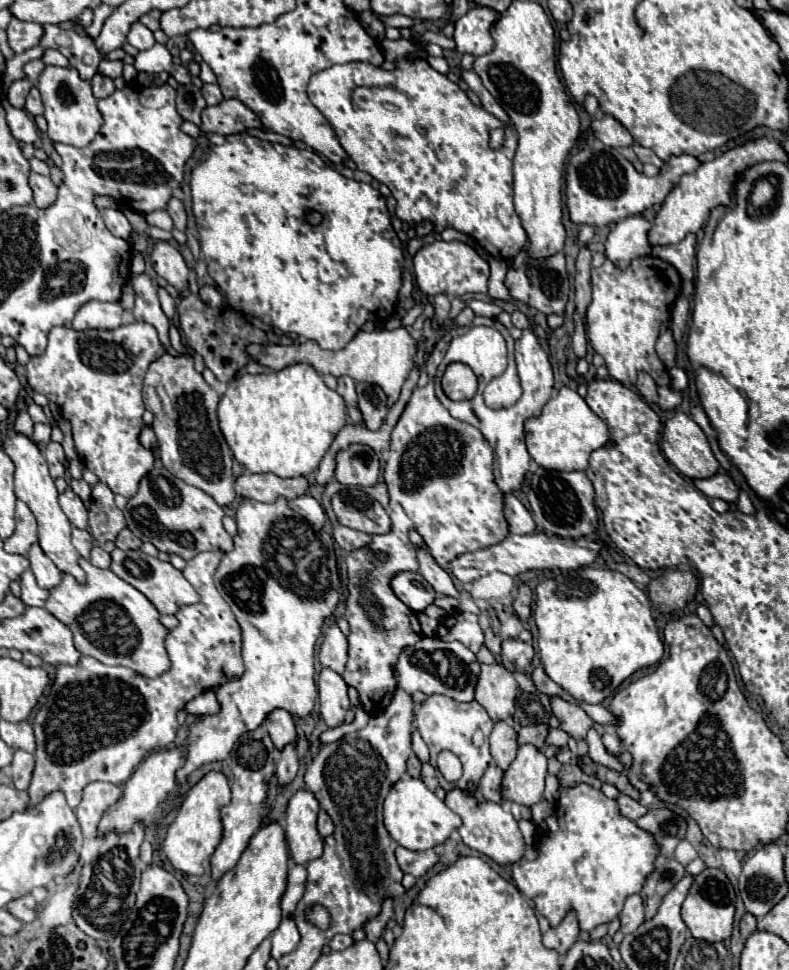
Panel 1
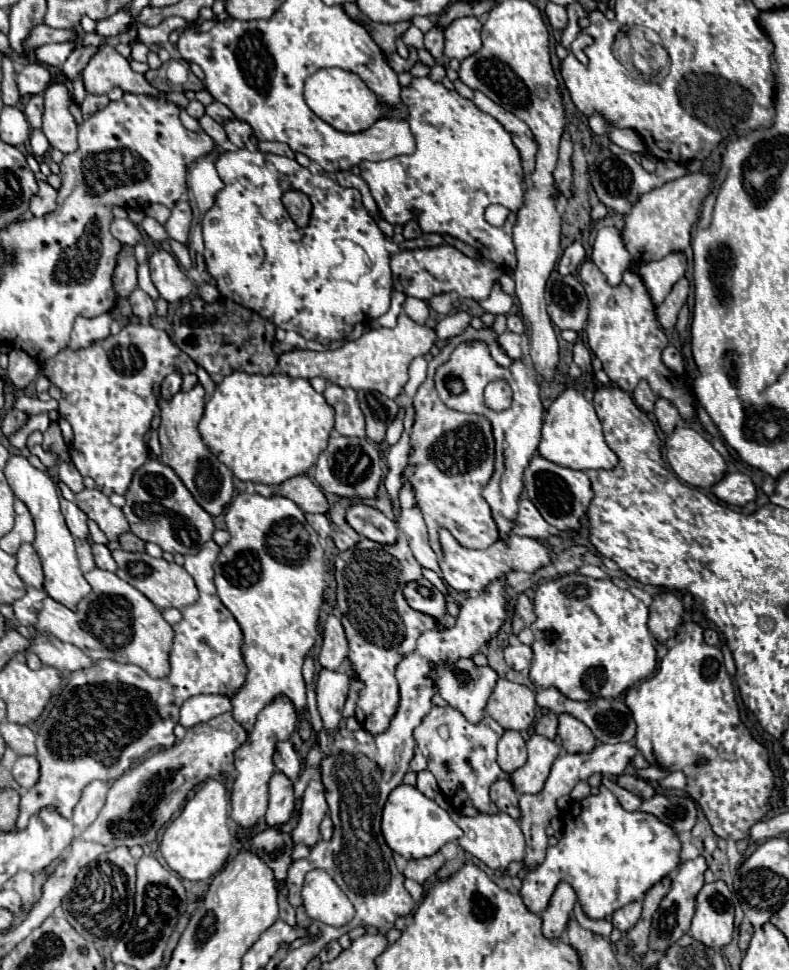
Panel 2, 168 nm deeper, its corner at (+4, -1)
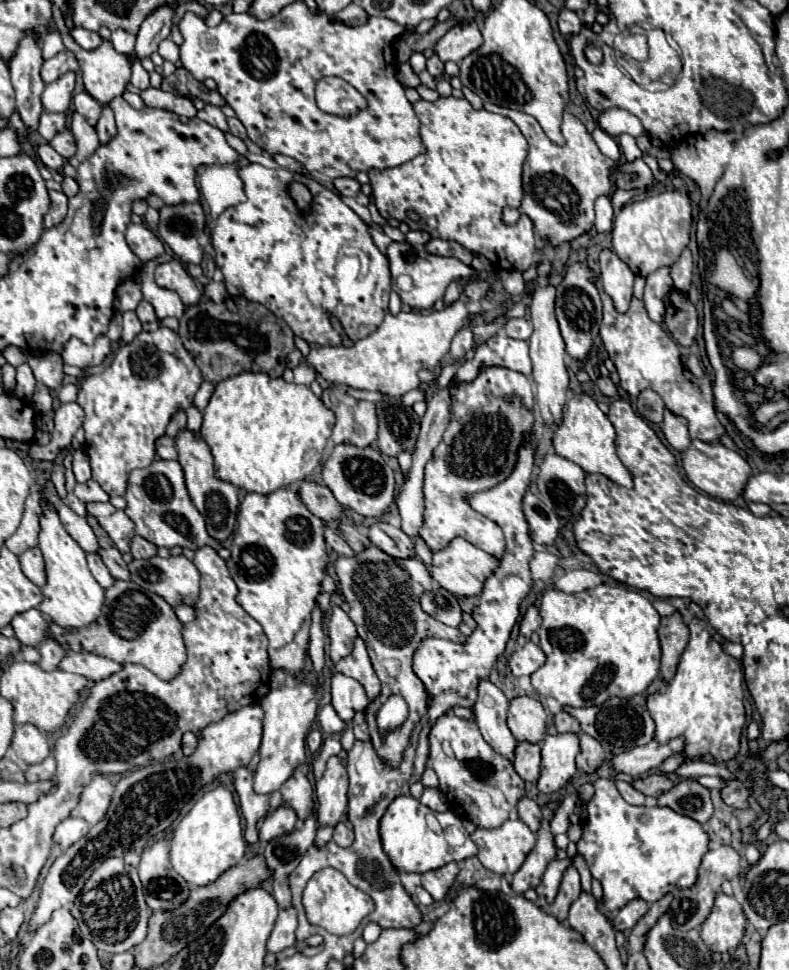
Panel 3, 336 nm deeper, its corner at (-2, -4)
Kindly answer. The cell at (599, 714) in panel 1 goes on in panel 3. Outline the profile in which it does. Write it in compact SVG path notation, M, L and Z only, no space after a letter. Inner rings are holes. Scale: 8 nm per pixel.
M610 698L604 702L604 706L590 706L590 708L564 706L564 712L574 716L580 722L582 732L594 736L610 756L630 750L632 746L644 746L654 738L654 722L648 710L644 710L644 706L640 704L636 704L634 708L634 704L624 698Z

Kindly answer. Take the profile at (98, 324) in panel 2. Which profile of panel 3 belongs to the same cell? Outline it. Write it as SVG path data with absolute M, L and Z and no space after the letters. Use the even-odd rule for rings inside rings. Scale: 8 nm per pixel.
M106 334L98 336L96 342L90 344L90 346L80 342L80 340L76 340L76 338L72 338L64 346L62 360L64 360L64 364L78 366L78 368L98 366L98 364L102 364L102 360L106 358L108 352L110 352L110 338Z

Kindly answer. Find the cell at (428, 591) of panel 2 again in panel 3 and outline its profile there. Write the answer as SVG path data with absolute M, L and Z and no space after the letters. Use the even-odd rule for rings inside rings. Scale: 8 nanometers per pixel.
M434 586L432 590L424 592L420 596L420 606L426 614L432 618L448 624L448 626L458 626L462 622L462 610L458 606L458 600L454 594L444 590L442 586Z

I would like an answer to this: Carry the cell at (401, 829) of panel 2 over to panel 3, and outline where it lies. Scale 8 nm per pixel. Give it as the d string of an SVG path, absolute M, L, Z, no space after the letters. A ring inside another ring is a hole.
M410 794L396 796L392 800L384 818L380 820L380 836L382 836L382 846L384 846L384 852L388 854L388 858L392 858L392 864L404 872L428 872L428 870L436 870L448 862L460 862L460 860L476 854L476 846L470 840L470 836L464 830L462 820L458 816L454 816L452 812L444 812L444 814L432 812L428 806L424 806L420 800L416 800ZM428 814L436 816L436 820L442 828L440 832L434 832L428 826L428 822L426 822Z

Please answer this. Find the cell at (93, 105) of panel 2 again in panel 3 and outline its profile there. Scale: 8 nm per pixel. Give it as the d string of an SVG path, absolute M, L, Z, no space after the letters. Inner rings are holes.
M108 104L102 106L102 114L96 122L96 132L98 132L98 138L100 142L108 142L108 138L112 138L112 134L116 134L116 124L114 124L114 114L112 114L112 108Z

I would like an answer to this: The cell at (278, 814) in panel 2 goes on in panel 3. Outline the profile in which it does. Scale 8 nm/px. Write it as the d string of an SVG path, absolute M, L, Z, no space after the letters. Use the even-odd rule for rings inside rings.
M280 804L264 818L260 828L260 840L268 842L272 838L278 838L280 834L288 834L296 828L296 824L298 824L296 812L288 804Z

